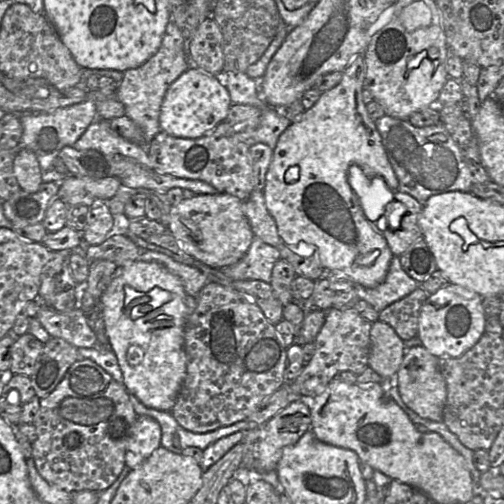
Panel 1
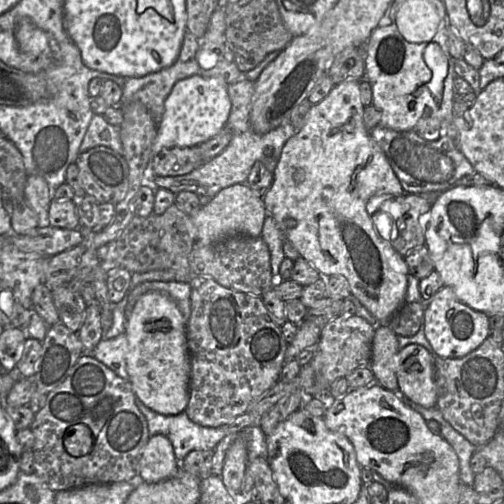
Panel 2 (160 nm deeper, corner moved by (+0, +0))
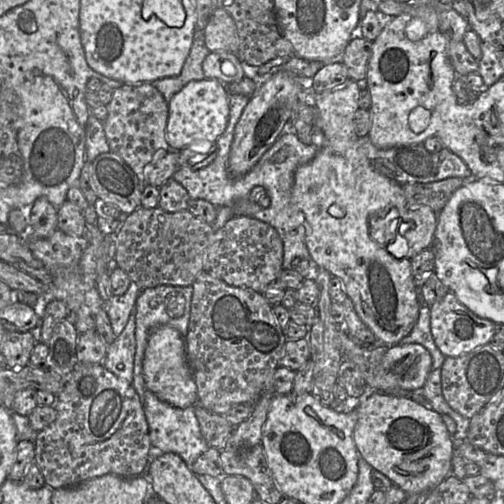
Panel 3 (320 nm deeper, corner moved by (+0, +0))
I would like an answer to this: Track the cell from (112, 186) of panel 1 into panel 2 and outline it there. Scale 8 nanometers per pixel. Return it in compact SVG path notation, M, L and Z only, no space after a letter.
M198 73L179 80L165 100L164 112L152 145L152 157L164 148L194 147L213 138L226 126L230 112L227 85L220 79Z

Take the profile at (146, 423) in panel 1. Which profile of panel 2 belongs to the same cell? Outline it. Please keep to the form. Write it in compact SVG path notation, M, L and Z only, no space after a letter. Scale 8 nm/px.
M161 434L150 436L147 444L142 450L139 460L139 476L146 483L158 483L169 479L177 474L180 462L175 458L171 442Z

